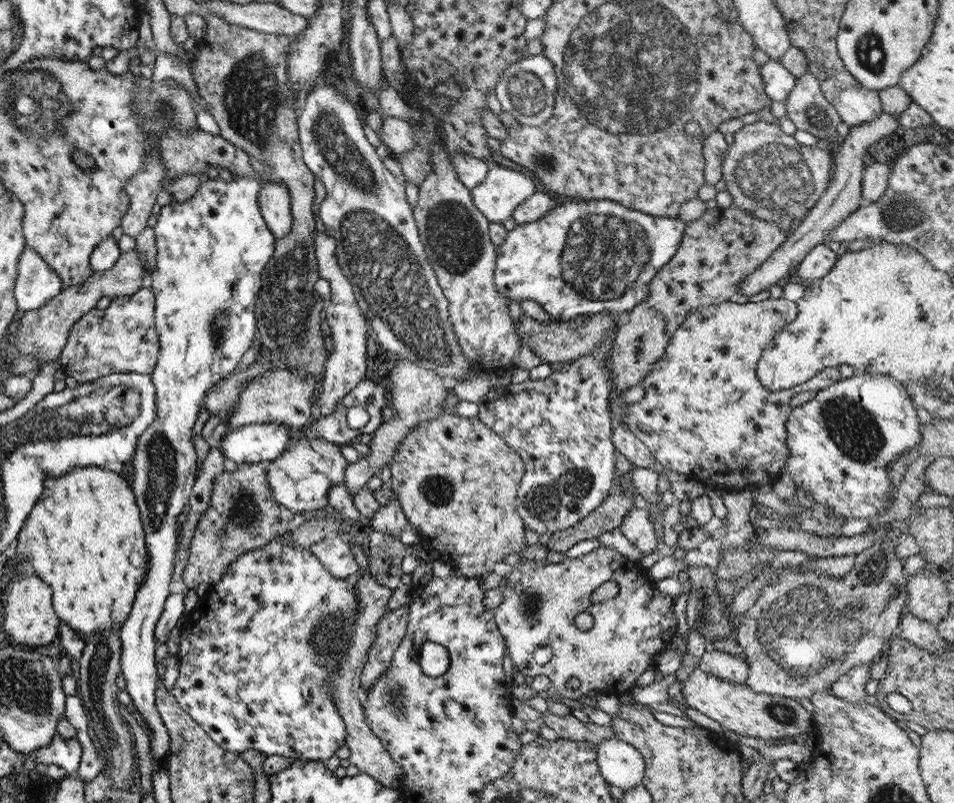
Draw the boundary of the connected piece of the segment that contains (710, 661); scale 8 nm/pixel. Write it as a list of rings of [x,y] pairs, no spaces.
[[[705,650],[699,657],[698,667],[719,680],[728,680],[735,684],[749,682],[747,662],[722,651]]]

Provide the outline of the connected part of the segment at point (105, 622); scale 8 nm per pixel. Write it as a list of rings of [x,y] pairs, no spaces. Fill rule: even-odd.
[[[75,467],[66,472],[64,475],[56,477],[45,477],[43,488],[39,498],[35,501],[31,512],[24,520],[24,526],[17,534],[17,544],[15,551],[4,562],[4,573],[10,572],[10,568],[16,562],[23,562],[31,572],[37,575],[43,582],[49,585],[52,592],[51,602],[55,616],[61,623],[70,626],[79,636],[96,635],[97,631],[108,631],[109,629],[119,630],[123,621],[129,614],[135,591],[140,587],[145,573],[148,570],[148,552],[145,546],[145,534],[140,521],[140,514],[132,493],[130,484],[127,483],[126,477],[118,471],[117,467]]]

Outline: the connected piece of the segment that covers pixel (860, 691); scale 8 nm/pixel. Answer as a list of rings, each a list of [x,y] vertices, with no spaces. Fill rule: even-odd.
[[[874,660],[850,668],[830,686],[830,692],[845,702],[864,702],[866,692],[863,686],[870,679],[868,668]]]

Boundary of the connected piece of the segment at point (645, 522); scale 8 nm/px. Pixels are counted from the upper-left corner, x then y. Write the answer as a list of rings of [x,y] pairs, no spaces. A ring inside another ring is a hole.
[[[638,503],[623,515],[618,526],[621,534],[629,541],[629,544],[635,546],[638,552],[645,555],[653,552],[657,540],[659,540],[655,537],[653,526],[647,516],[648,512]]]

